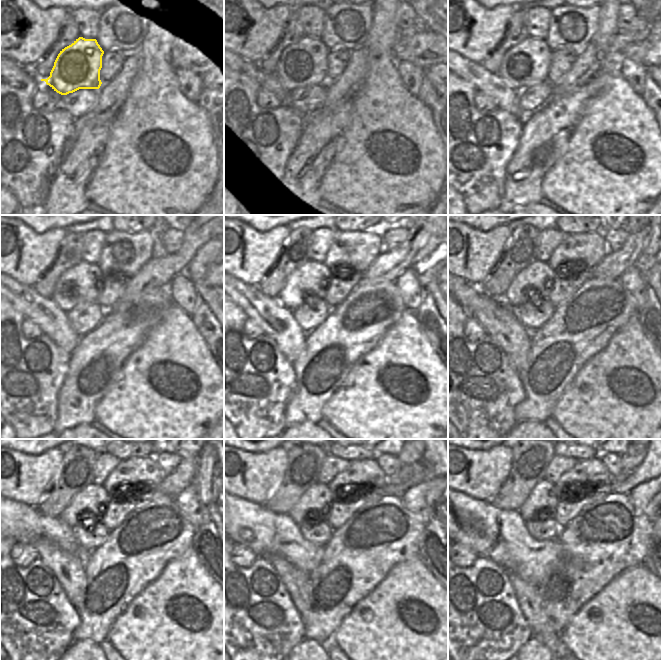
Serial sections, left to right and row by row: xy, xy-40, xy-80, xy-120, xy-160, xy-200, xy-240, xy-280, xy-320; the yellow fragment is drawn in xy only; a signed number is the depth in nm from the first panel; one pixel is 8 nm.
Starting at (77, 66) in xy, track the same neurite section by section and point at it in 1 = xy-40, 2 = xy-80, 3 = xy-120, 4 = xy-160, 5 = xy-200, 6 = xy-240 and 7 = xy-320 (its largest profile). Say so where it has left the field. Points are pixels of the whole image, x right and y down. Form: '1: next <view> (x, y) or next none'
1: next xy-40 (304, 64)
2: next xy-80 (527, 63)
3: next xy-120 (83, 283)
4: next xy-160 (306, 281)
5: next xy-200 (531, 282)
6: next xy-240 (86, 503)
7: next xy-320 (542, 499)

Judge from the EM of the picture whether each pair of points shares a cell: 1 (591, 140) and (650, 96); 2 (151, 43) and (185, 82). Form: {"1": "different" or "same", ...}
{"1": "different", "2": "different"}

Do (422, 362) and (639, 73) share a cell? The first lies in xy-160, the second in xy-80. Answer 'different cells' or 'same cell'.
different cells

